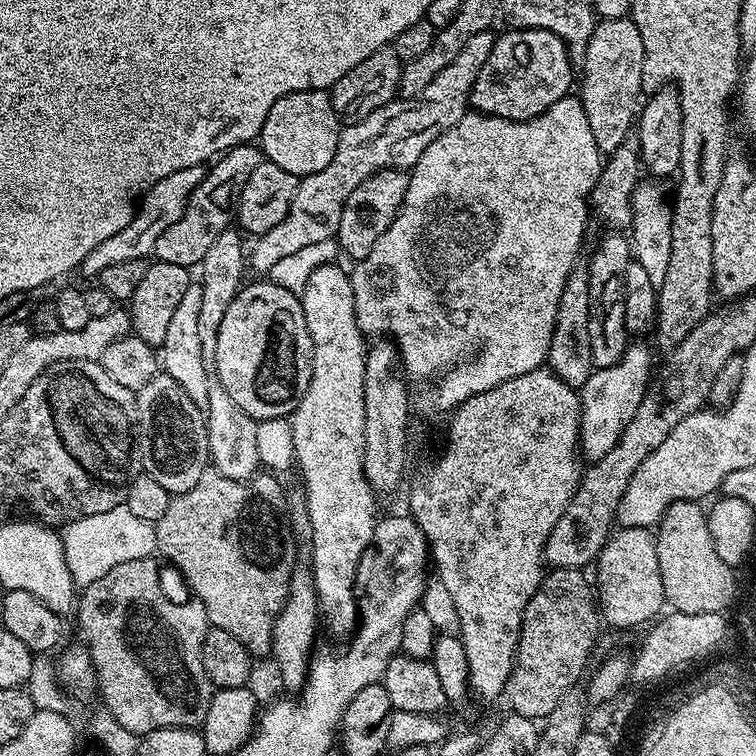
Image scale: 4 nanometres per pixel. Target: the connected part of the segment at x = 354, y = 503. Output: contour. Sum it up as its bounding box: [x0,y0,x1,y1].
[290,262,378,638]

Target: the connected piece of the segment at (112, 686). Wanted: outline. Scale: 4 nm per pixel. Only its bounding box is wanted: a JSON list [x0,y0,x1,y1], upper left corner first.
[74,556,214,738]

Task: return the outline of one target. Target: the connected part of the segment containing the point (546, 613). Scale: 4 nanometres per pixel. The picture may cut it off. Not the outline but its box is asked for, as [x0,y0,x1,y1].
[506,568,602,721]

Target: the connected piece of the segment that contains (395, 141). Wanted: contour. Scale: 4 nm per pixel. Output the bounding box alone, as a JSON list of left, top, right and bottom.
[250,30,497,274]

